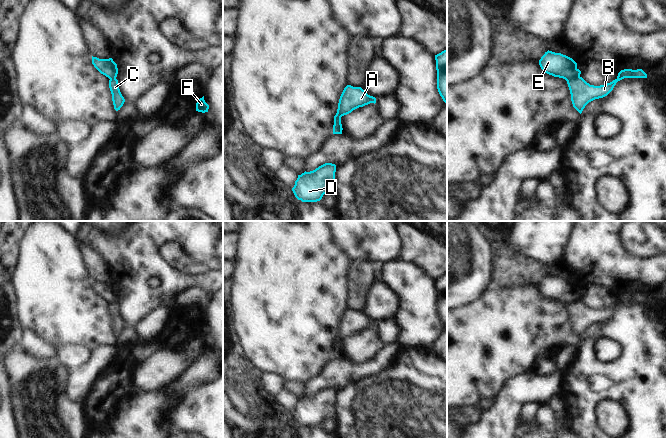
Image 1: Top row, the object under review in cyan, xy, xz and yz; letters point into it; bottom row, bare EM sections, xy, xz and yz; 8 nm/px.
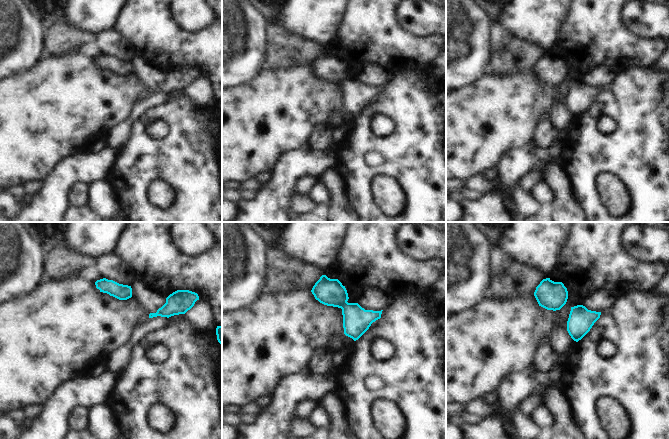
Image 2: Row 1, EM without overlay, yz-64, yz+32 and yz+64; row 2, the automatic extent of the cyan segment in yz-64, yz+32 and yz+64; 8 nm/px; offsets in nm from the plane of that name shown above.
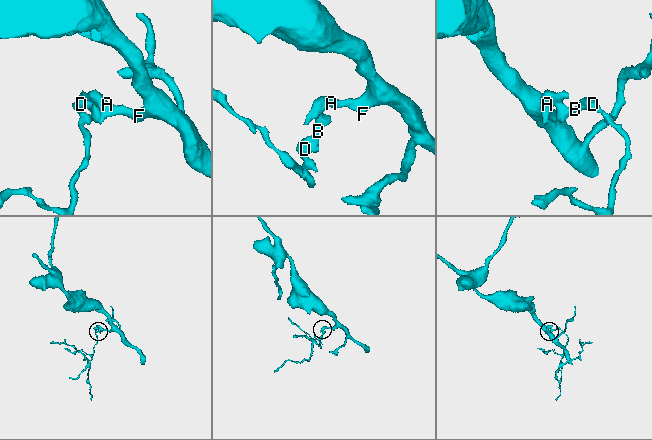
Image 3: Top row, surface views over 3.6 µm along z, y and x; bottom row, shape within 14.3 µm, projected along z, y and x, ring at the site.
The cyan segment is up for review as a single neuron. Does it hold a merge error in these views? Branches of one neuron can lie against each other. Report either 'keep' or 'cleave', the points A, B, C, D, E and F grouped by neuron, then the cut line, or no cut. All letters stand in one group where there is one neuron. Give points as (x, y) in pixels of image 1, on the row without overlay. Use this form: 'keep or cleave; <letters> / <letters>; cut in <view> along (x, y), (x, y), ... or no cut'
cleave; A E F / B C D; cut in yz along (579, 300), (570, 302), (567, 305)

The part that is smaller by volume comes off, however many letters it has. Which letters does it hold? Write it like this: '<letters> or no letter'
B, C, D

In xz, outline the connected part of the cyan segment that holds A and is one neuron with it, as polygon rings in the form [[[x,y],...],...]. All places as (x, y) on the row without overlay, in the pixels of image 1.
[[[347,309],[340,320],[334,344],[341,343],[342,340],[370,327],[375,328],[376,322],[368,319],[361,311]]]

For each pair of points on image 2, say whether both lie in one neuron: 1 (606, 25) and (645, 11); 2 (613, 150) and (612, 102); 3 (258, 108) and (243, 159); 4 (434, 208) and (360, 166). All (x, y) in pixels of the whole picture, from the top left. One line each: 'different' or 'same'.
1: different
2: same
3: same
4: same

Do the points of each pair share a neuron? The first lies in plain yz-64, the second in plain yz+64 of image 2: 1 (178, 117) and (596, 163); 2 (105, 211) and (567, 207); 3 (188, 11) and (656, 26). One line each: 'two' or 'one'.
1: one
2: two
3: one

